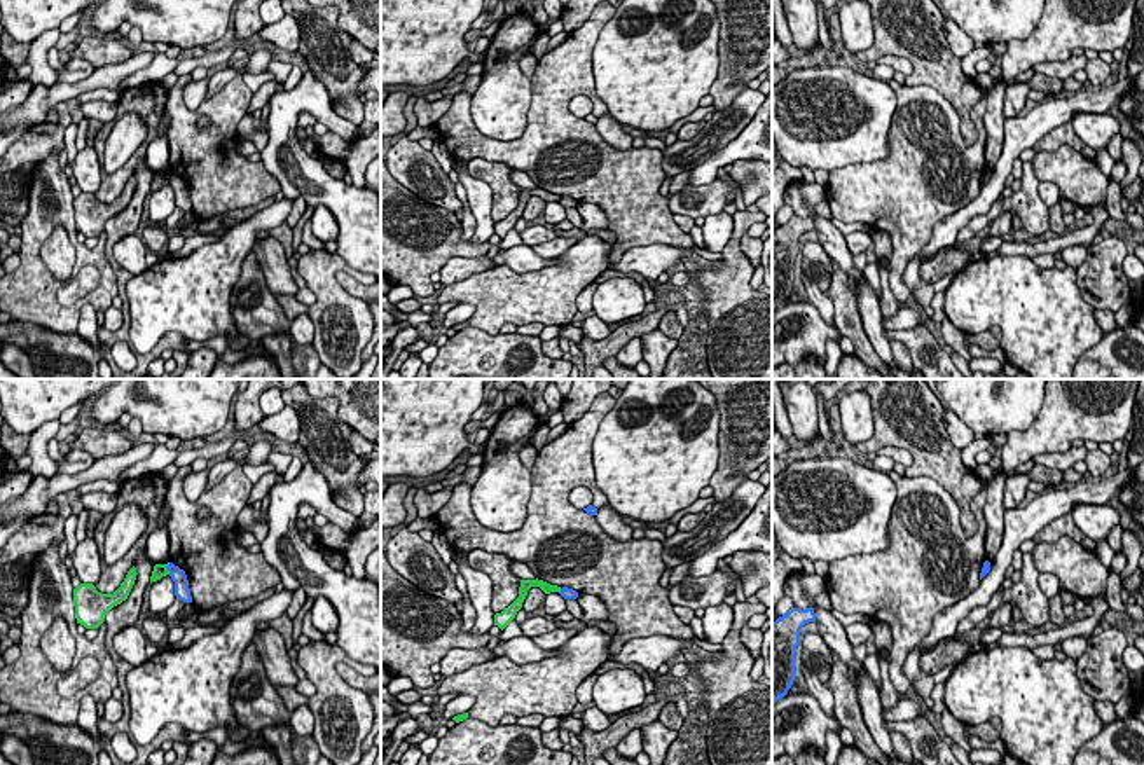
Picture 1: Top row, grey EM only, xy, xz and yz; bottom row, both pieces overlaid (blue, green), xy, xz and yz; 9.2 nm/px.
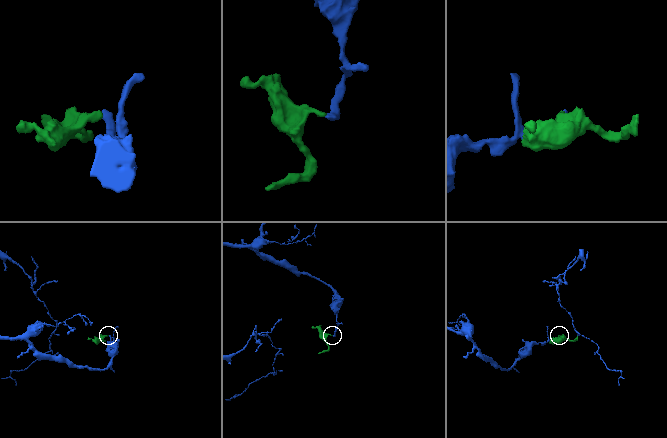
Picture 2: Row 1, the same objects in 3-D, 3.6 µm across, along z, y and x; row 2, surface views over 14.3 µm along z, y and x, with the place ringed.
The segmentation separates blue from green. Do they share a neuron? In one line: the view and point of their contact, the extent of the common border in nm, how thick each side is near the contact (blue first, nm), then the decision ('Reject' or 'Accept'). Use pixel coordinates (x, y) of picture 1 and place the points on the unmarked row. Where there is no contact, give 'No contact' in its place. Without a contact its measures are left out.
Touches blue at xy (168, 179). Shared border 100 nm. Thickness 140 nm (blue) against 130 nm. Reject

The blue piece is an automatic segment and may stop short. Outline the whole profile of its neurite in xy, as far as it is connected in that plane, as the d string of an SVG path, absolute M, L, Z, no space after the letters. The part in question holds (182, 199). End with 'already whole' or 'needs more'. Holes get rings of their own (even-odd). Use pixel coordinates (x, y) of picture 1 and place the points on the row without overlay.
M168 171L168 180L171 189L175 190L175 204L176 208L183 211L192 211L190 197L189 197L189 189L183 178L175 175L173 171Z; already whole

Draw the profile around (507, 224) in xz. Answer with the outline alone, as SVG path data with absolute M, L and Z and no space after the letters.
M538 187L536 189L520 189L519 206L508 217L505 217L501 222L494 224L494 234L498 234L503 239L515 227L515 224L522 217L522 211L531 196L540 196L545 203L561 201L561 196L550 194Z

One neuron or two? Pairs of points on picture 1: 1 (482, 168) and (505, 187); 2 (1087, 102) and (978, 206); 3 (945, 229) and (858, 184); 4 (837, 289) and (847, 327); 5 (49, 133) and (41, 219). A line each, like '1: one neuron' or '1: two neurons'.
1: one neuron
2: one neuron
3: two neurons
4: one neuron
5: two neurons

